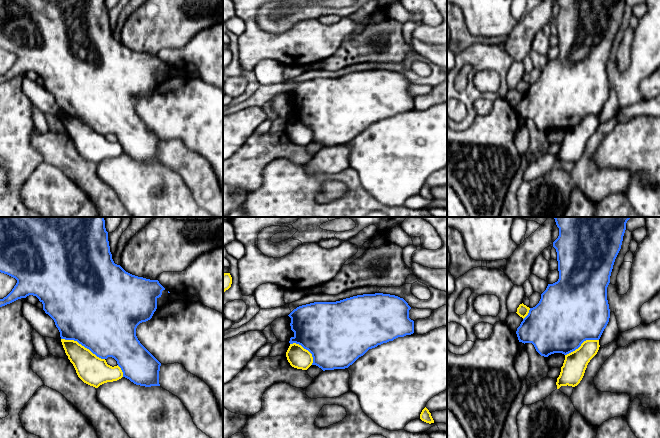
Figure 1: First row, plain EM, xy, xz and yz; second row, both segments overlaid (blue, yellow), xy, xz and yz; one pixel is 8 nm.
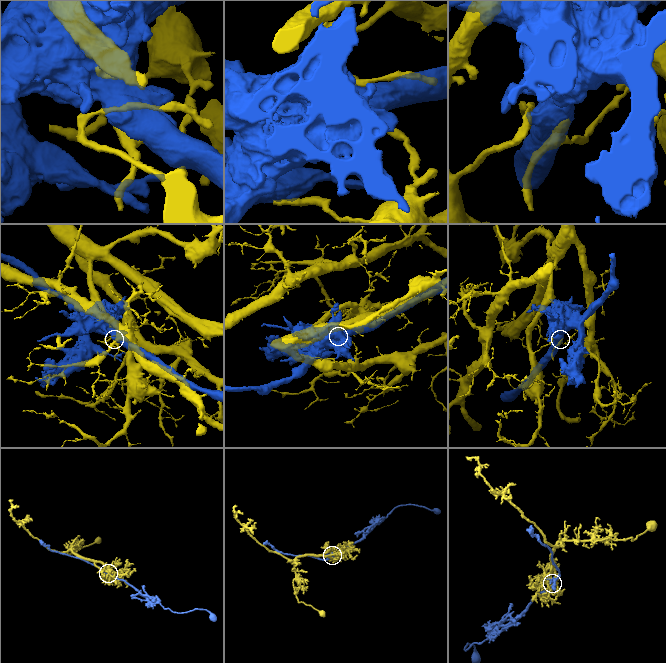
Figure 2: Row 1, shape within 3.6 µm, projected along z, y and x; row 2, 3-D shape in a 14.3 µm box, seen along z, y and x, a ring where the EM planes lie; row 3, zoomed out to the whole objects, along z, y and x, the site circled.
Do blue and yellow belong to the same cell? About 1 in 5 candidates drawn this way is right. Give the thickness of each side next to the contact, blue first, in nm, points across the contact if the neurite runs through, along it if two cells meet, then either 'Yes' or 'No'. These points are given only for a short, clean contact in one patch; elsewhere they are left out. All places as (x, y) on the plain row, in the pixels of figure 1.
Thickness 500 nm (blue) against 240 nm. No

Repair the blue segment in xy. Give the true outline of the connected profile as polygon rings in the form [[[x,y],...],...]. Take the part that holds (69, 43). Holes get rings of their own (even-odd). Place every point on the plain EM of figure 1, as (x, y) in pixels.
[[[0,0],[0,48],[17,56],[12,67],[6,73],[0,75],[0,83],[18,75],[26,74],[29,71],[36,72],[43,80],[45,89],[54,96],[60,108],[61,115],[77,117],[101,135],[114,134],[123,148],[123,153],[136,161],[145,163],[160,162],[159,147],[161,139],[140,119],[136,112],[136,104],[140,99],[152,94],[157,85],[157,75],[161,73],[162,67],[165,64],[158,56],[150,56],[132,51],[126,48],[120,41],[114,39],[105,0]]]

